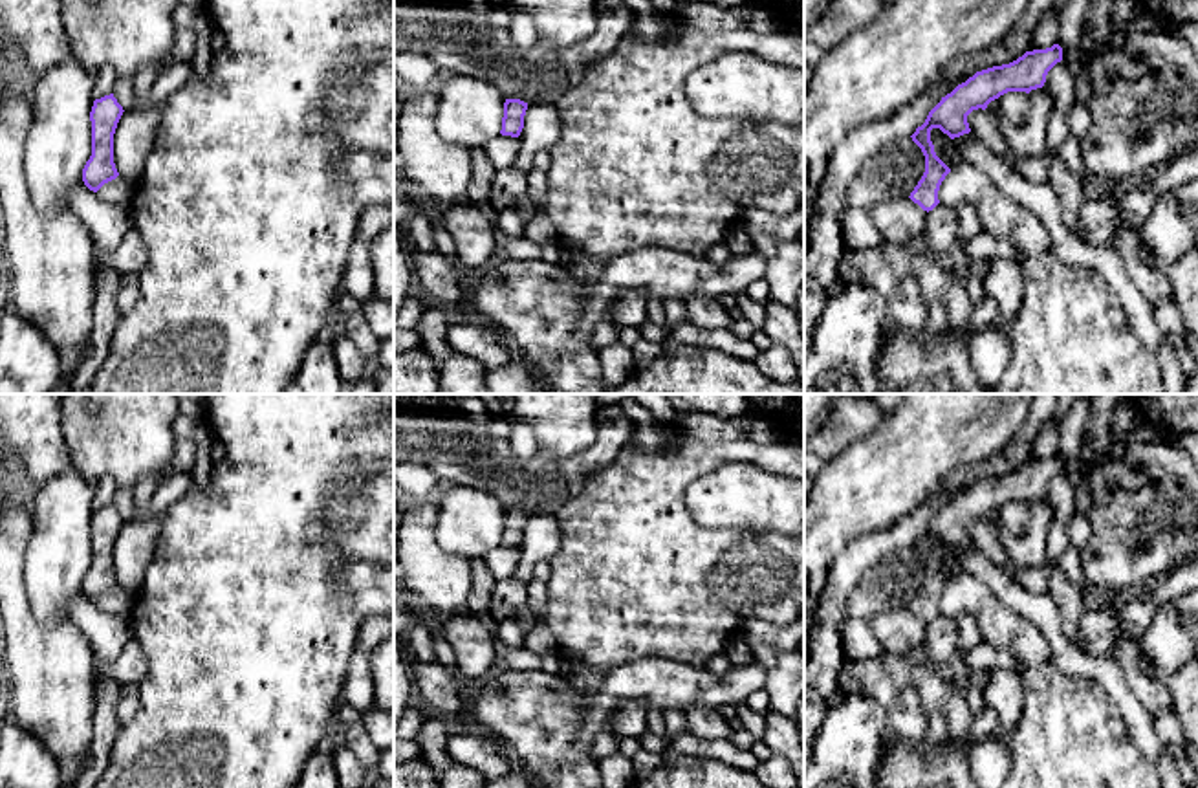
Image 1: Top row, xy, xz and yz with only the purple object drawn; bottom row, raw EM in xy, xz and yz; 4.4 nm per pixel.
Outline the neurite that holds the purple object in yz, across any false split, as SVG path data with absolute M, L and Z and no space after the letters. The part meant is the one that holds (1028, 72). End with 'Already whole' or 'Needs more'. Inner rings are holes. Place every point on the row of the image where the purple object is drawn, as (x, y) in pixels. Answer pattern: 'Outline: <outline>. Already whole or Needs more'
Outline: M1053 44L1046 49L1026 51L1009 64L976 71L965 82L929 112L925 123L910 136L925 156L925 172L909 198L899 198L874 207L870 213L883 242L888 246L907 244L925 231L929 213L940 203L938 191L951 169L936 156L931 130L940 128L951 139L969 134L967 115L986 110L987 104L1007 92L1042 88L1048 71L1062 60L1062 48Z. Needs more

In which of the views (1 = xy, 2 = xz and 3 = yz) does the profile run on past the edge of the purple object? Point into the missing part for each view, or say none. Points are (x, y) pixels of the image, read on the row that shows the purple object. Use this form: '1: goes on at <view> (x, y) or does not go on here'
1: does not go on here
2: does not go on here
3: goes on at yz (900, 220)

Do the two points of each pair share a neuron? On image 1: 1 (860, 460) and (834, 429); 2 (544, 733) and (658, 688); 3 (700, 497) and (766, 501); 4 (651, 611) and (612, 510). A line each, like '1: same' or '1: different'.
1: different
2: same
3: same
4: same

